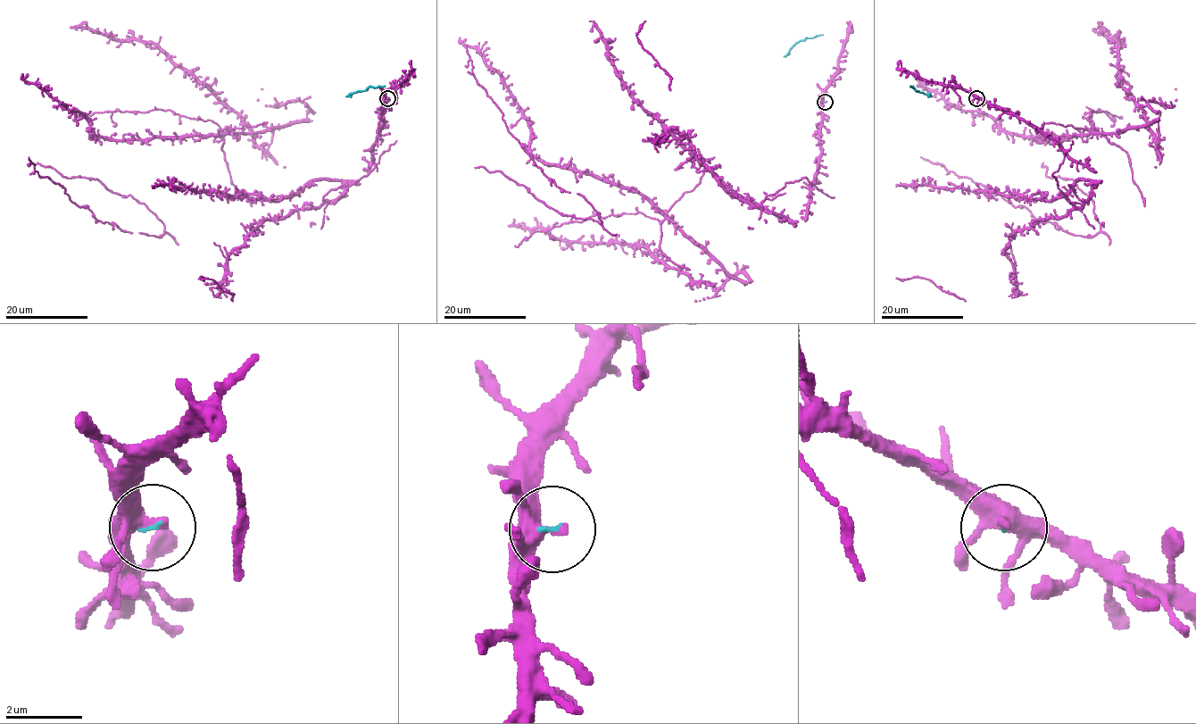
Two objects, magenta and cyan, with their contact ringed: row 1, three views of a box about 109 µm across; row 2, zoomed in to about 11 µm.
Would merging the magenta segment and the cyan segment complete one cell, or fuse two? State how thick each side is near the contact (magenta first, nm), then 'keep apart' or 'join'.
260 nm thick on the magenta side, 60 nm on the other; join

